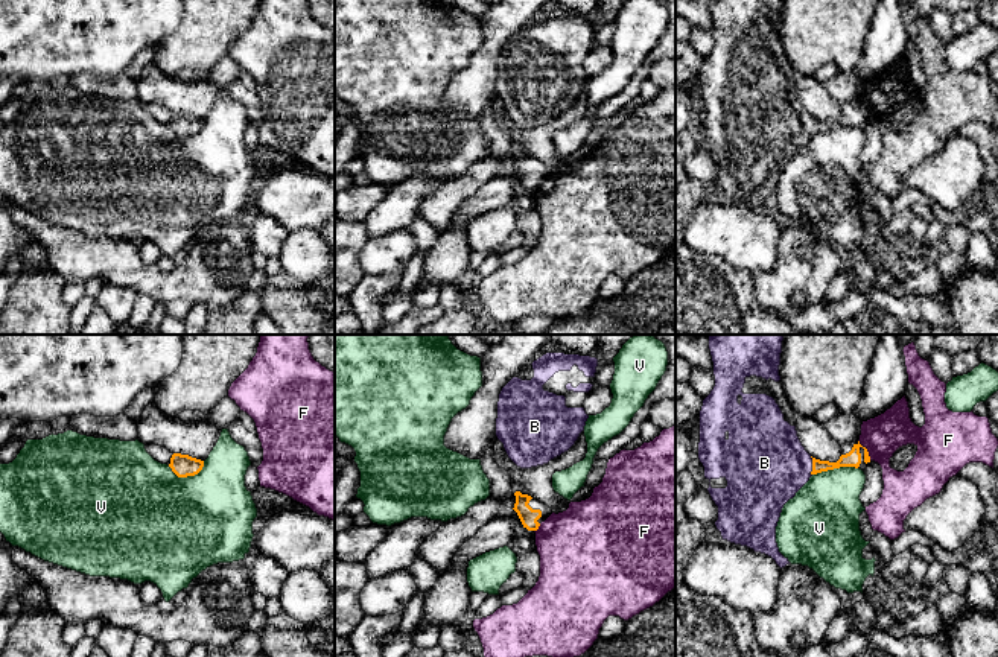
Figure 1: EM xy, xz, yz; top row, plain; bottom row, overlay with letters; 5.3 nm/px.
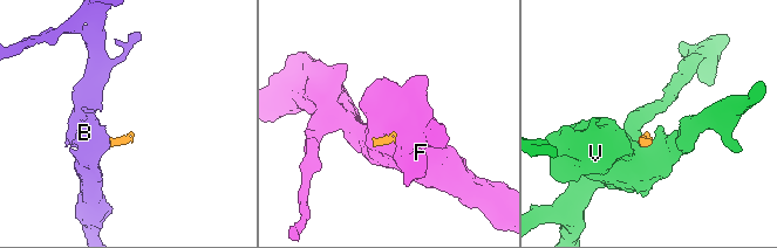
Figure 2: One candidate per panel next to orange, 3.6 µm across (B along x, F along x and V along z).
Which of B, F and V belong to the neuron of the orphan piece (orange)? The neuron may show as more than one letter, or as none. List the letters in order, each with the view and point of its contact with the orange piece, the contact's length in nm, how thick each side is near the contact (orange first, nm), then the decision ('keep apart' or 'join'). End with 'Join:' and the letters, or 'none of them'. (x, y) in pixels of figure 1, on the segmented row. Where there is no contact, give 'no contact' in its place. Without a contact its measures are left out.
B: meets orange in yz at (813, 466); contact 100 nm long; 80 nm thick on the orange side, 440 nm on the other; join
F: meets orange in yz at (866, 450); contact 130 nm long; 80 nm thick on the orange side, 220 nm on the other; keep apart
V: meets orange in yz at (834, 467); contact 240 nm long; 80 nm thick on the orange side, 360 nm on the other; keep apart
Join: B

